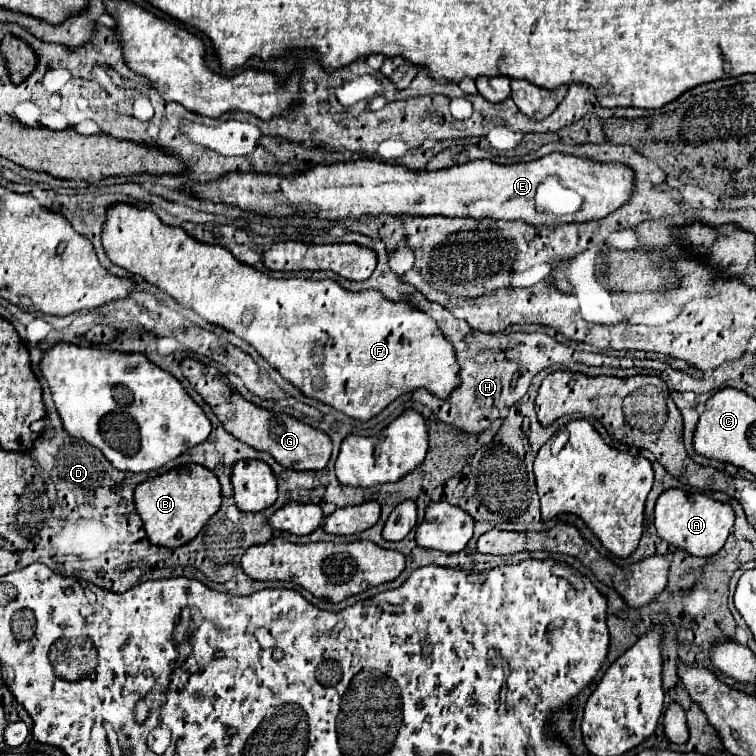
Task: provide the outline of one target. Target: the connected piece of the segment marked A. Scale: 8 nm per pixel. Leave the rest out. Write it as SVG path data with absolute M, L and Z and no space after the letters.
M666 489L654 509L654 527L658 535L670 545L684 549L690 555L710 557L722 549L732 527L734 527L734 509L728 503L714 501L704 493L688 495L682 489Z

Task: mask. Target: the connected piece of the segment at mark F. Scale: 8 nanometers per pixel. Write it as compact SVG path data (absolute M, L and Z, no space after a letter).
M126 203L110 205L106 209L102 245L114 265L130 271L132 275L140 275L162 293L174 297L180 305L196 311L208 323L238 335L304 395L314 397L354 419L368 421L398 395L418 387L446 399L448 393L460 385L452 345L442 337L434 319L416 311L406 301L390 301L374 289L360 293L348 291L332 279L312 281L268 277L266 273L236 261L236 257L232 257L224 247L200 243L184 229L164 225L152 211L142 211Z

